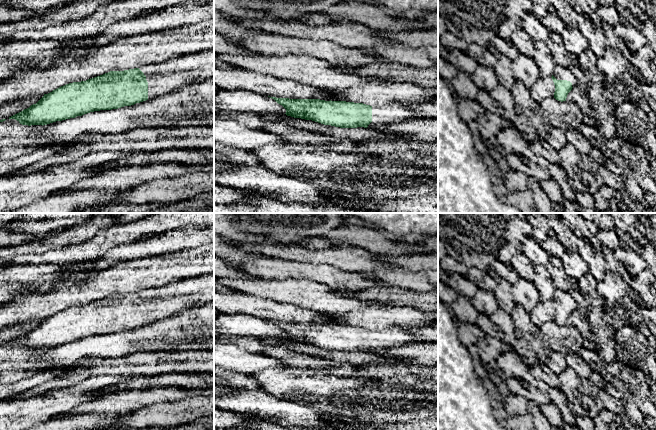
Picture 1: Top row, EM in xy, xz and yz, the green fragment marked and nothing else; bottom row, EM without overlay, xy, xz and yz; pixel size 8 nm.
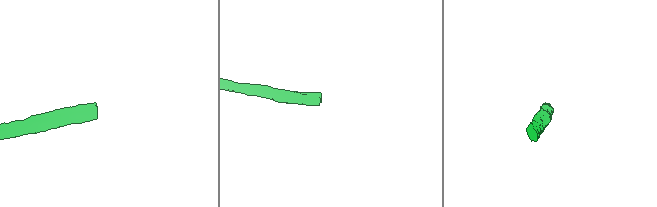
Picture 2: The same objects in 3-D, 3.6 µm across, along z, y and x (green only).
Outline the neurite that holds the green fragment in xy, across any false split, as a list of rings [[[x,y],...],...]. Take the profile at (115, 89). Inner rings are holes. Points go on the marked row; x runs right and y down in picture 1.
[[[208,50],[66,84],[9,119],[43,126],[94,111],[131,106],[212,77],[214,50]]]

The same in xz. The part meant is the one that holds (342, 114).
[[[270,98],[286,109],[287,116],[340,128],[367,128],[416,119],[414,111],[400,104],[370,106],[346,101]]]

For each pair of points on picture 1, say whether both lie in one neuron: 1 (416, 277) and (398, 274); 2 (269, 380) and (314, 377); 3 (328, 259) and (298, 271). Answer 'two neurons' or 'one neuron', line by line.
1: one neuron
2: one neuron
3: two neurons

